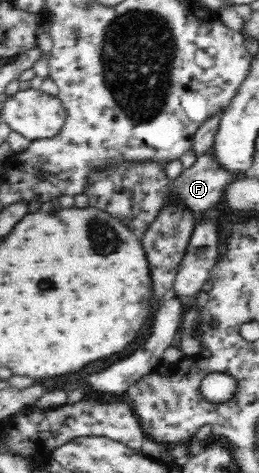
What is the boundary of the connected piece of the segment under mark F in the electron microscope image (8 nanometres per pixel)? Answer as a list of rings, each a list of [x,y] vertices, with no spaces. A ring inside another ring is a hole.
[[[210,149],[198,156],[191,167],[184,168],[176,179],[171,180],[166,185],[164,205],[174,204],[174,206],[182,206],[182,208],[190,210],[194,217],[202,217],[208,210],[220,204],[222,189],[226,189],[226,185],[235,177],[239,176],[224,170],[224,167],[216,162],[216,158],[212,156],[212,149]]]

